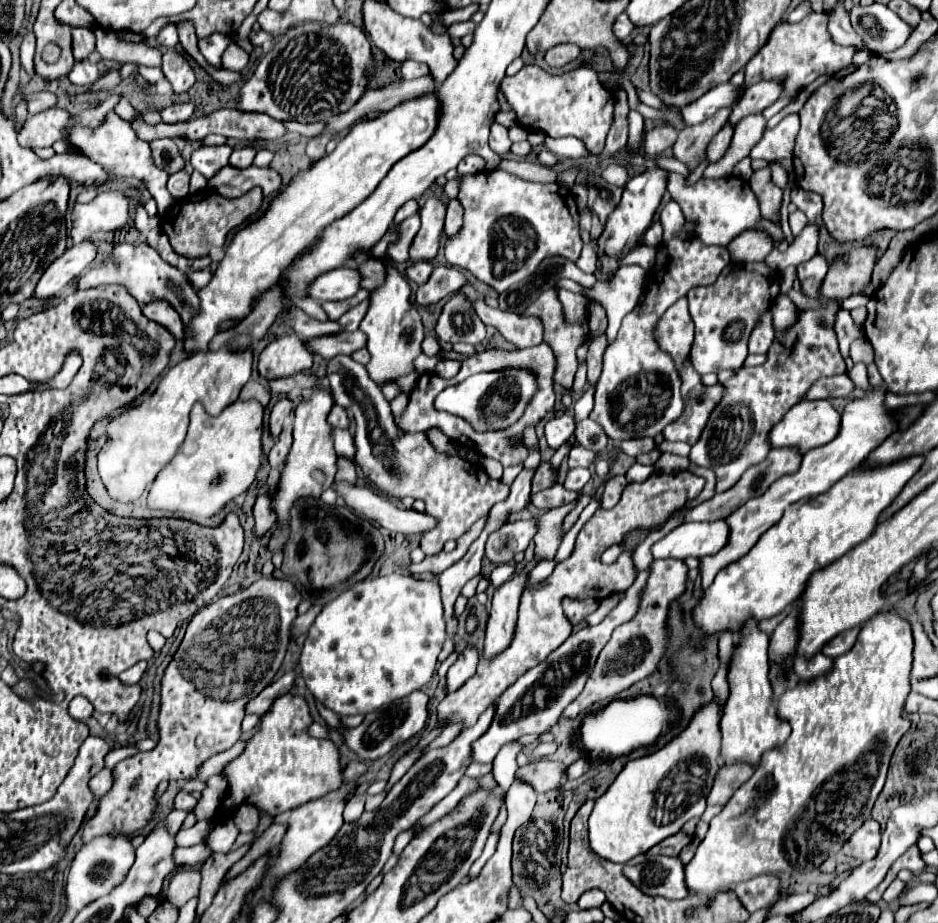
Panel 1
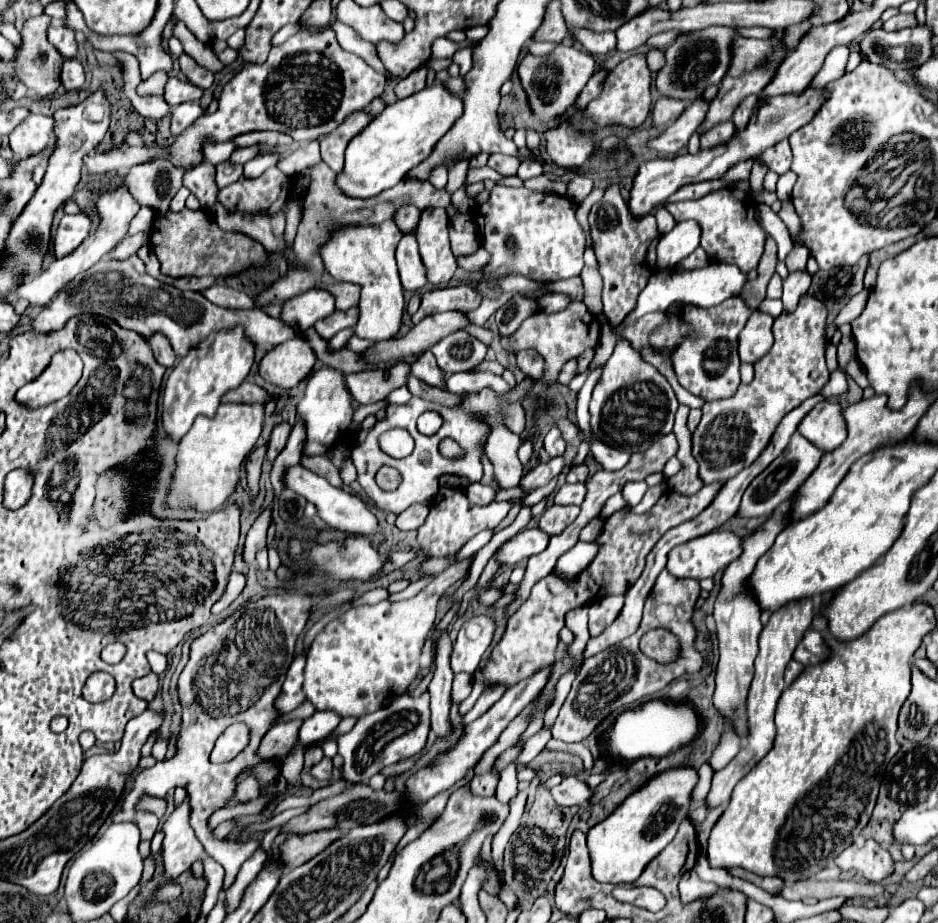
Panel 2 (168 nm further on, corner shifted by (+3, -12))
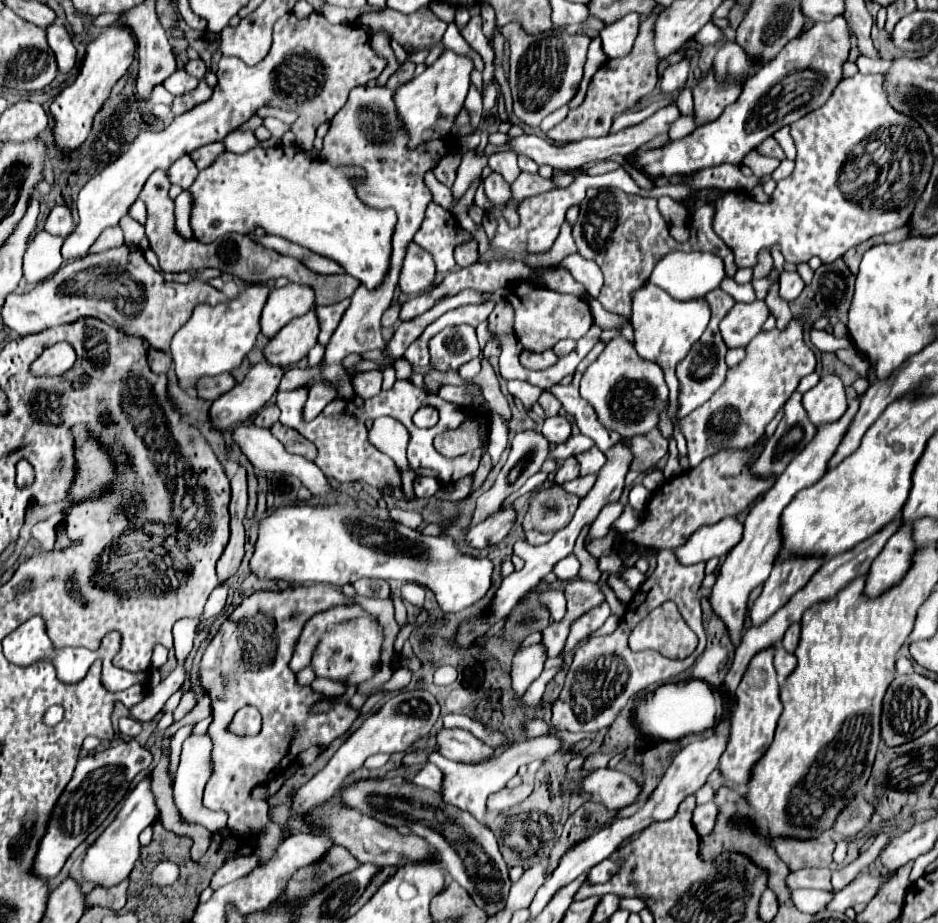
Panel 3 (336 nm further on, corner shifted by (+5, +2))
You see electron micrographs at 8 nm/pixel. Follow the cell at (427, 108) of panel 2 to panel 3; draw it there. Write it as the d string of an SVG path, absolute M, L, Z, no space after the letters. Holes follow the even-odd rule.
M446 50L420 76L406 82L404 86L400 86L394 92L394 104L396 104L398 116L410 138L408 140L410 150L414 150L416 146L420 146L424 142L444 138L450 132L450 128L464 104L466 92L470 88L470 72L472 72L472 62L468 58L458 56L452 50Z

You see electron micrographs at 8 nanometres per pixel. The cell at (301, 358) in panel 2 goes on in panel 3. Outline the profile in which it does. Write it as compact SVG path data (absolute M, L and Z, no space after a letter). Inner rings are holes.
M314 310L302 318L294 318L294 322L288 322L274 338L268 340L264 348L266 362L272 362L274 366L298 364L318 342L318 332L320 328Z

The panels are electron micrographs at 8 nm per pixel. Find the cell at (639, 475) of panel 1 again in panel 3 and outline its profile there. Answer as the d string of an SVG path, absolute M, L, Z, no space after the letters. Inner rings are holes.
M634 484L632 488L630 488L630 504L632 504L632 508L636 510L636 512L642 512L646 506L646 500L648 500L648 490L642 486L642 484Z

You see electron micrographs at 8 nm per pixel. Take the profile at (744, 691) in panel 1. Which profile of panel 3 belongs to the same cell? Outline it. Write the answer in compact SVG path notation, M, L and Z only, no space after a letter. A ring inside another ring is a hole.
M858 398L850 402L846 414L838 422L818 426L818 434L816 434L814 442L810 442L810 446L806 446L794 458L794 462L790 462L790 466L778 476L774 486L762 496L762 500L758 500L750 508L750 512L746 516L746 522L744 522L744 538L734 546L734 550L730 550L730 554L722 562L722 566L718 570L716 584L712 586L710 604L712 604L714 614L726 624L728 636L730 636L734 646L740 646L740 642L742 642L744 620L746 620L746 614L748 614L748 596L756 586L766 582L766 578L770 576L774 558L780 550L780 514L782 514L782 510L788 506L788 502L800 490L816 484L824 476L826 462L830 460L830 456L838 448L838 442L842 440L842 434L846 432L846 426L848 426L850 418L854 418L856 410L858 410Z

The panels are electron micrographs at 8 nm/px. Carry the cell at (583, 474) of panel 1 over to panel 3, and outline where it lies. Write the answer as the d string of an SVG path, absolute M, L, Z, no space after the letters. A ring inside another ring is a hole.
M588 474L588 476L578 476L576 480L564 482L562 488L564 488L566 492L576 494L578 498L582 498L582 496L586 496L586 494L590 492L590 488L594 486L594 482L596 482L596 476L594 476L594 474Z

